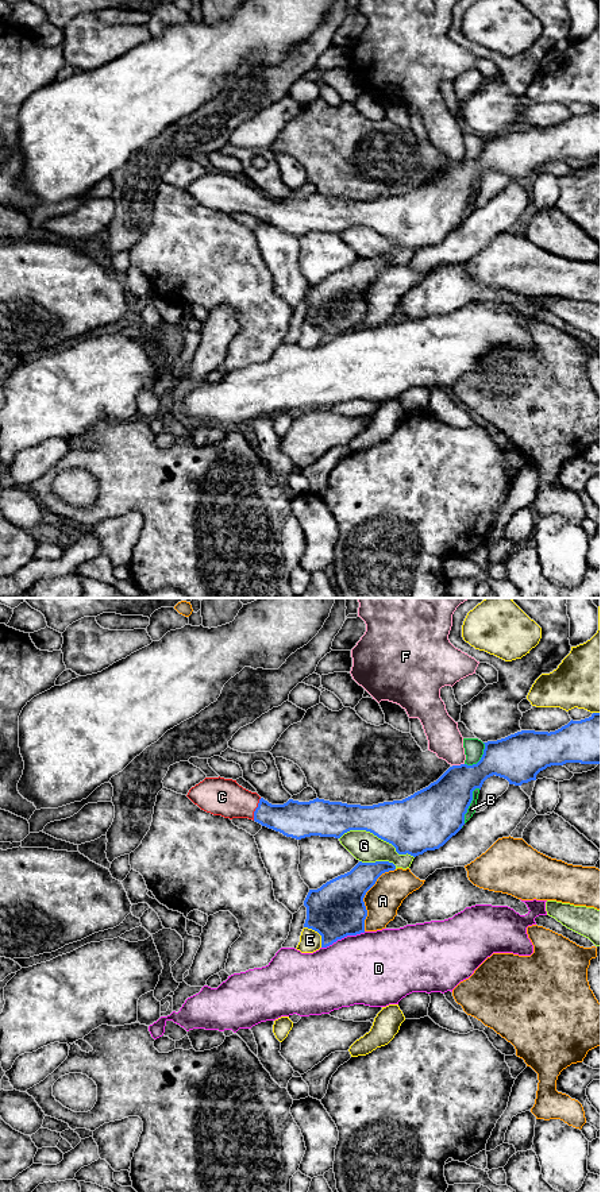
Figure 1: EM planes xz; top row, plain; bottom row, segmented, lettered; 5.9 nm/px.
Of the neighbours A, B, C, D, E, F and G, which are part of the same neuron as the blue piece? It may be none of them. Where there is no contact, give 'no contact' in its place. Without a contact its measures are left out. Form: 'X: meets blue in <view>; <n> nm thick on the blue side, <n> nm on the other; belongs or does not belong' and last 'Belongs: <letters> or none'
A: meets blue in xz; 340 nm thick on the blue side, 200 nm on the other; does not belong
B: meets blue in xz; 340 nm thick on the blue side, 50 nm on the other; does not belong
C: meets blue in xz; 220 nm thick on the blue side, 220 nm on the other; belongs
D: meets blue in xz; 340 nm thick on the blue side, 440 nm on the other; does not belong
E: meets blue in xz; 340 nm thick on the blue side, 130 nm on the other; does not belong
F: meets blue in xz; 280 nm thick on the blue side, 200 nm on the other; does not belong
G: meets blue in xz; 340 nm thick on the blue side, 180 nm on the other; does not belong
Belongs: C

